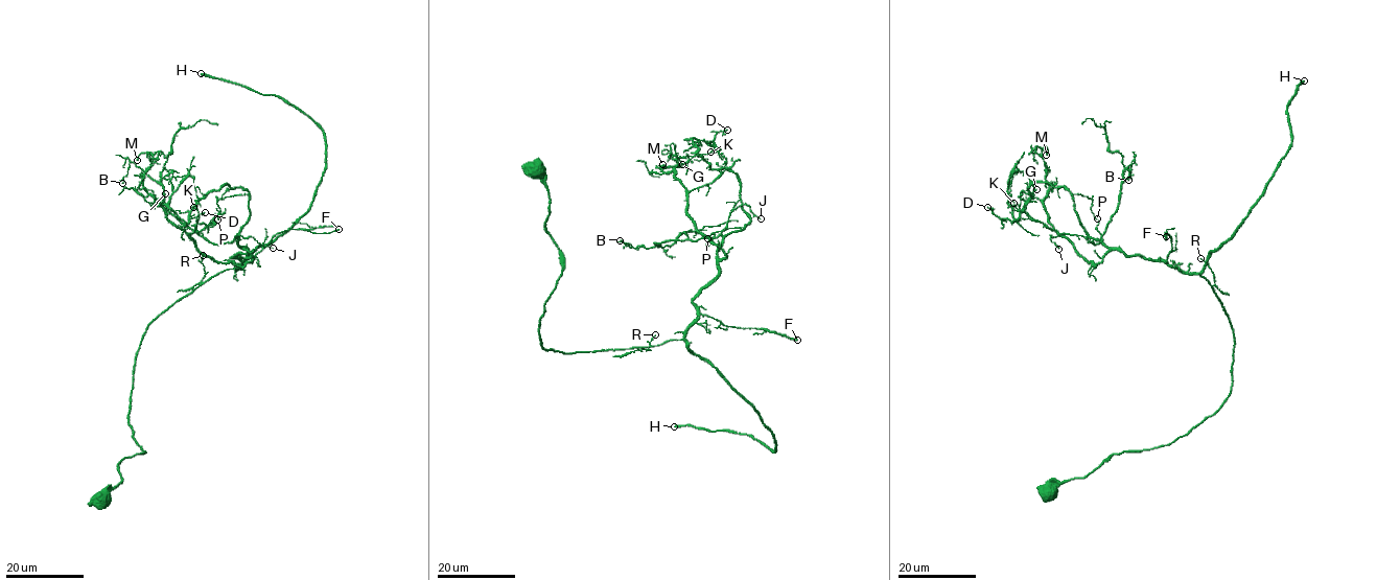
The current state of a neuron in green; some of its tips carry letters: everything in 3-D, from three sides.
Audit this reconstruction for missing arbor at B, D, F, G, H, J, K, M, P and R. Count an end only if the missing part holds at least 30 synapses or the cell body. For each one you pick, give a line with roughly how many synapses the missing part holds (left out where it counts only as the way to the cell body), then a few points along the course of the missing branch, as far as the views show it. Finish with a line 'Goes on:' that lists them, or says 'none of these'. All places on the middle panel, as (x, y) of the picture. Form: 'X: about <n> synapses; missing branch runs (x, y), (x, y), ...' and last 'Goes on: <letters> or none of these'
H: about 300 synapses
Goes on: H

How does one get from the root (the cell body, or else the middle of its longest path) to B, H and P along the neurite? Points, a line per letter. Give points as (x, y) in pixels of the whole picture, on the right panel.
B: (1046, 493), (1173, 442), (1231, 390), (1233, 330), (1208, 281), (1088, 239), (1135, 160), (1128, 180)
H: (1046, 493), (1113, 455), (1173, 442), (1228, 396), (1233, 330), (1195, 273), (1288, 148), (1286, 110), (1304, 80)
P: (1046, 493), (1186, 435), (1232, 386), (1233, 330), (1208, 281), (1105, 247), (1072, 195), (1097, 218)

